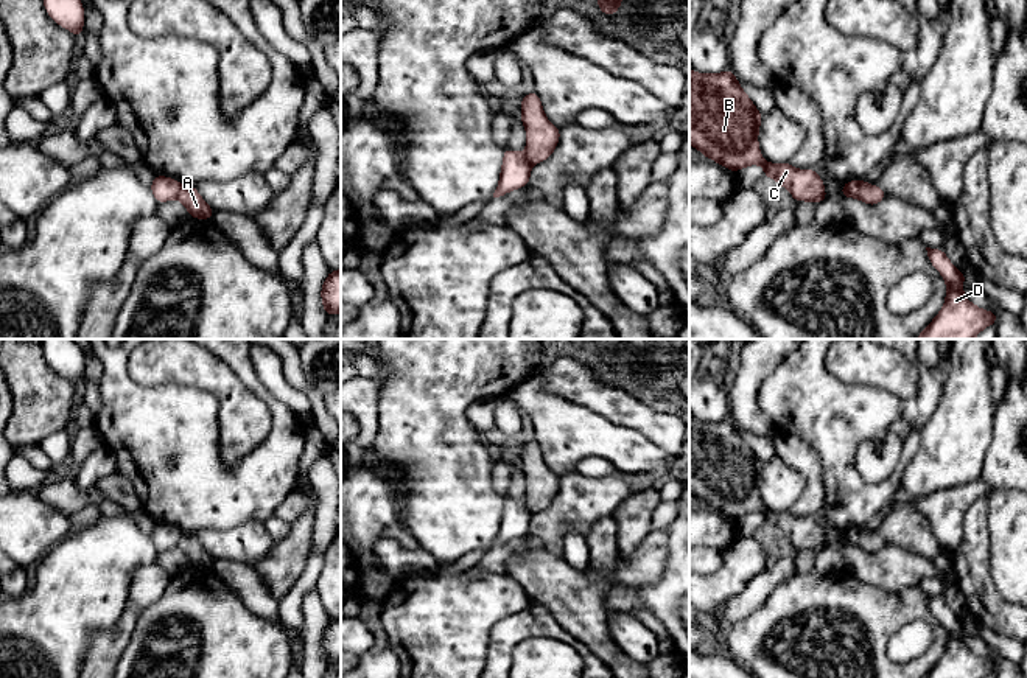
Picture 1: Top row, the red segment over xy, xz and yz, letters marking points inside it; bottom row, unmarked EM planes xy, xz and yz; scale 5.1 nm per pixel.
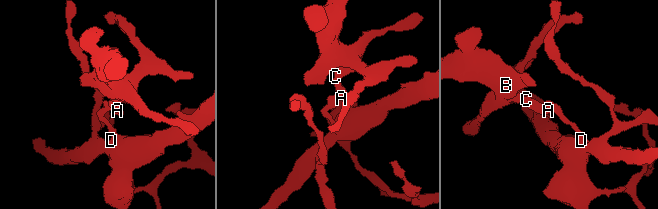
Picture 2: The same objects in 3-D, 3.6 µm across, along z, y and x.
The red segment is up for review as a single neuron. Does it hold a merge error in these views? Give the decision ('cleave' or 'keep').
cleave

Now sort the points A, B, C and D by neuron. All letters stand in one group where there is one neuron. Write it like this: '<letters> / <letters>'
A B C / D

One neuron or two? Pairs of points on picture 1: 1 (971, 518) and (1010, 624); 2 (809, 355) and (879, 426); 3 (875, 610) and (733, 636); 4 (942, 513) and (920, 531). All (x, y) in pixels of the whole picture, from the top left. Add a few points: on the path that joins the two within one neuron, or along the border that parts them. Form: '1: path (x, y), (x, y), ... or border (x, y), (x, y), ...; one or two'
1: path (974, 545), (974, 573), (985, 583), (987, 597); one
2: path (809, 381), (809, 389), (845, 425), (853, 425); one
3: path (839, 604), (802, 607), (778, 616), (769, 625); one
4: border (895, 506), (914, 507), (946, 552); two

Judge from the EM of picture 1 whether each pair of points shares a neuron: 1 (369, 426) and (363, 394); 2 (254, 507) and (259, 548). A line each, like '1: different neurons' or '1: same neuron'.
1: same neuron
2: different neurons

